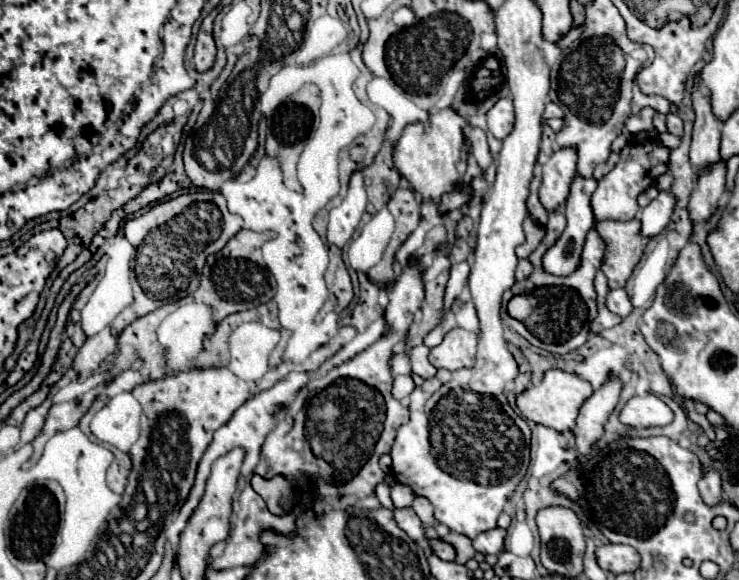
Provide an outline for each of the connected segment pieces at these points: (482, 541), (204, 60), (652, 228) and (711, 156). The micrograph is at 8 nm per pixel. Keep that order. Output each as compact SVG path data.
M504 528L488 530L474 540L474 550L482 554L500 554L500 550L504 550L504 536L506 536Z
M204 20L200 32L198 32L198 40L196 40L196 48L194 48L194 68L198 72L206 72L212 68L216 58L216 46L214 46L214 38L208 30L208 24Z
M660 192L644 210L642 210L642 234L658 236L670 222L672 210L676 206L676 196L672 192Z
M694 88L694 132L692 132L692 146L690 146L690 162L692 168L700 174L708 170L708 166L720 162L720 120L712 114L710 102L704 96L702 88Z

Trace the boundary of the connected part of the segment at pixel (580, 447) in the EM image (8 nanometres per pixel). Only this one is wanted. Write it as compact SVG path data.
M610 378L600 390L596 390L580 408L576 422L576 450L580 456L588 456L596 442L604 434L604 424L618 404L620 382Z

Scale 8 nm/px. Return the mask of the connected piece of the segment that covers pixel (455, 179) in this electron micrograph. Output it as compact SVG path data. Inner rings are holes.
M444 108L438 114L432 114L428 122L410 124L404 128L398 146L394 148L394 166L402 178L406 178L420 194L422 202L430 200L440 204L442 194L454 192L464 186L464 172L466 172L466 148L464 148L464 128L466 120L458 116L452 108Z

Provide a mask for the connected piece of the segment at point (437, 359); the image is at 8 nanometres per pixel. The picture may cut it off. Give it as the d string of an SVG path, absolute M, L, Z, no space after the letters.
M452 328L444 336L444 342L430 350L430 364L446 370L472 368L476 362L476 342L476 334L466 332L464 328Z

